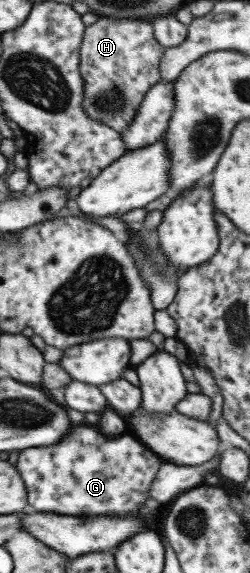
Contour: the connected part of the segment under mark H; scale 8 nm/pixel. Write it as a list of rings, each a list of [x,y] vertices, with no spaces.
[[[99,17],[84,27],[78,71],[83,81],[83,111],[87,117],[123,133],[135,118],[145,93],[160,80],[158,66],[164,51],[154,37],[152,24],[142,19]]]

